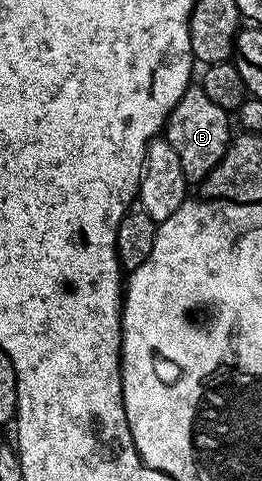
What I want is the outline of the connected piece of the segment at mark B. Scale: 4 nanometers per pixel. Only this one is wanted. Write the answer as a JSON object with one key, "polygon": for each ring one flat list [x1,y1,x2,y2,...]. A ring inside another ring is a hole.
{"polygon":[[190,84,175,104,171,116,165,121,163,137,171,144,171,148,175,148,175,156,179,156,186,183,200,184,209,175,211,168,223,160,231,141,229,118,231,122,230,111,212,102,199,84]]}

